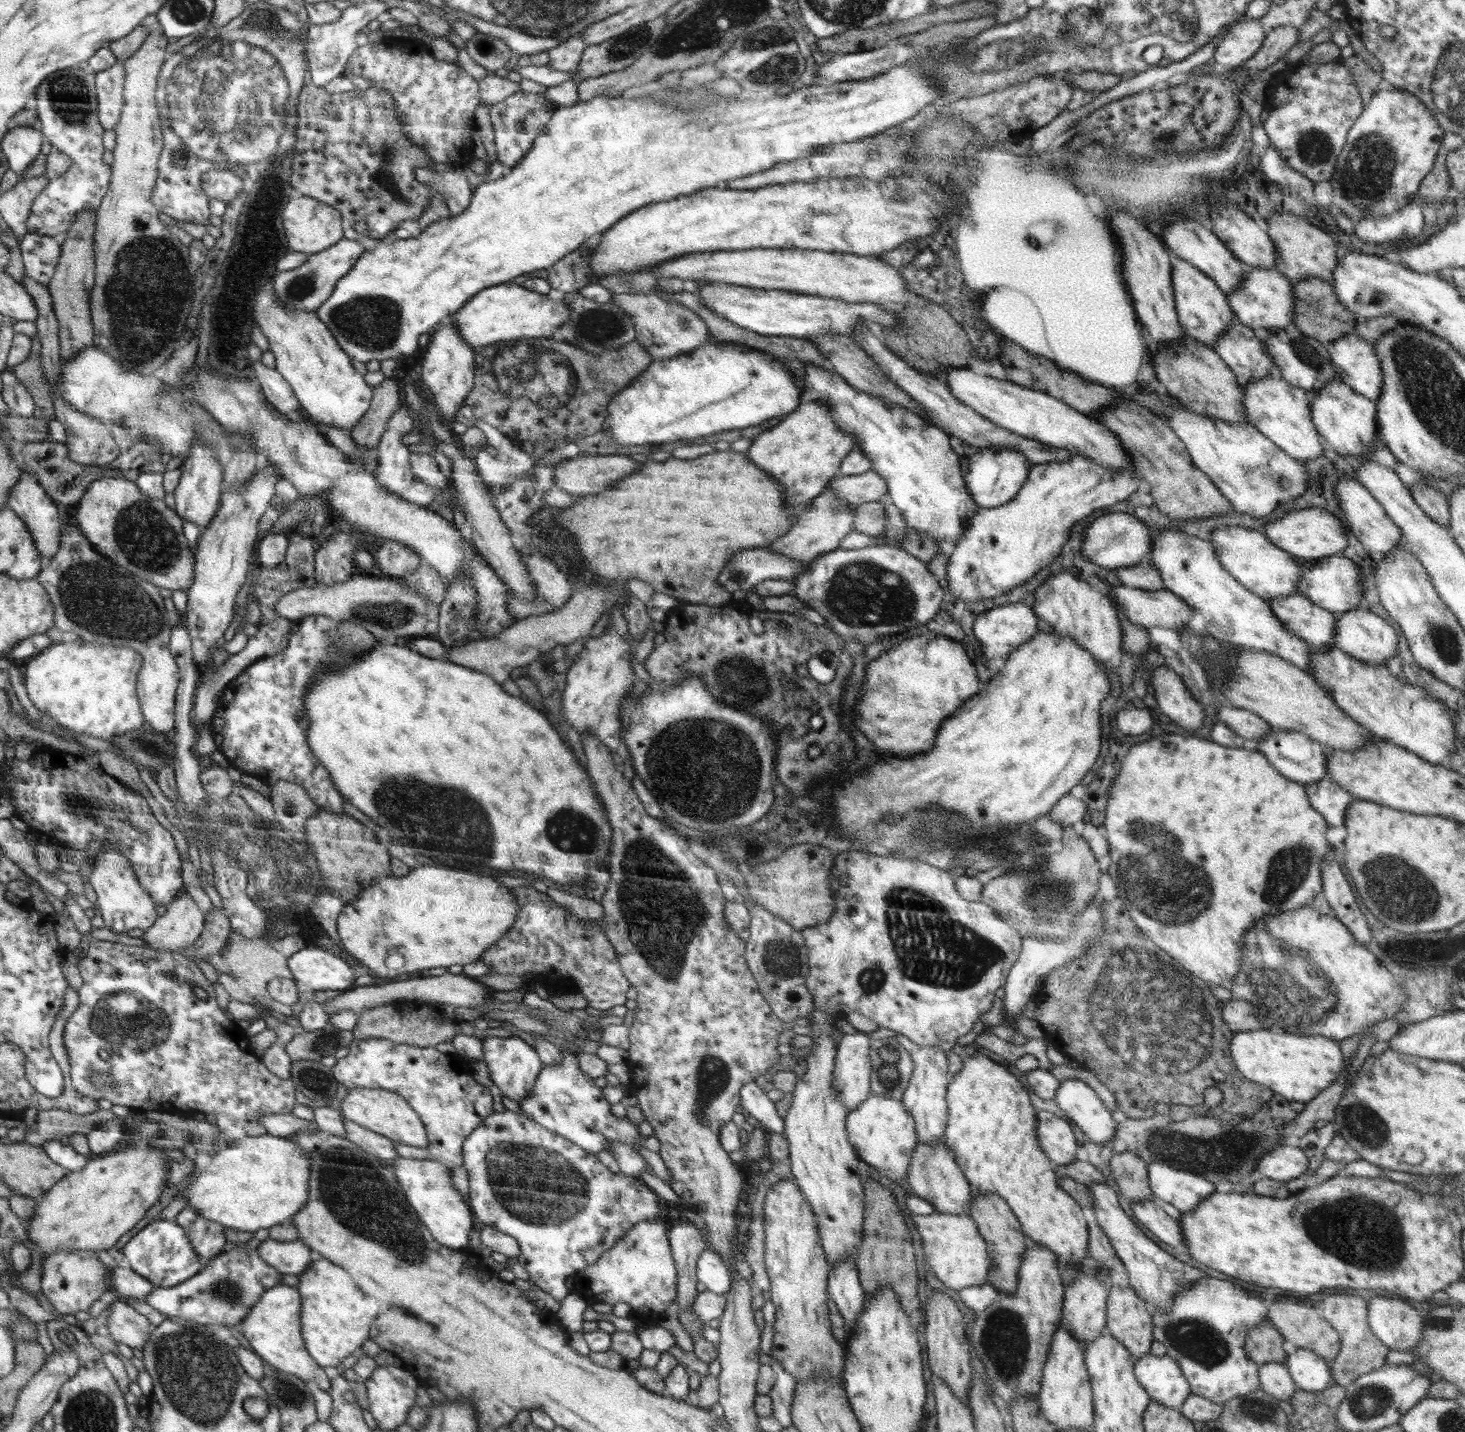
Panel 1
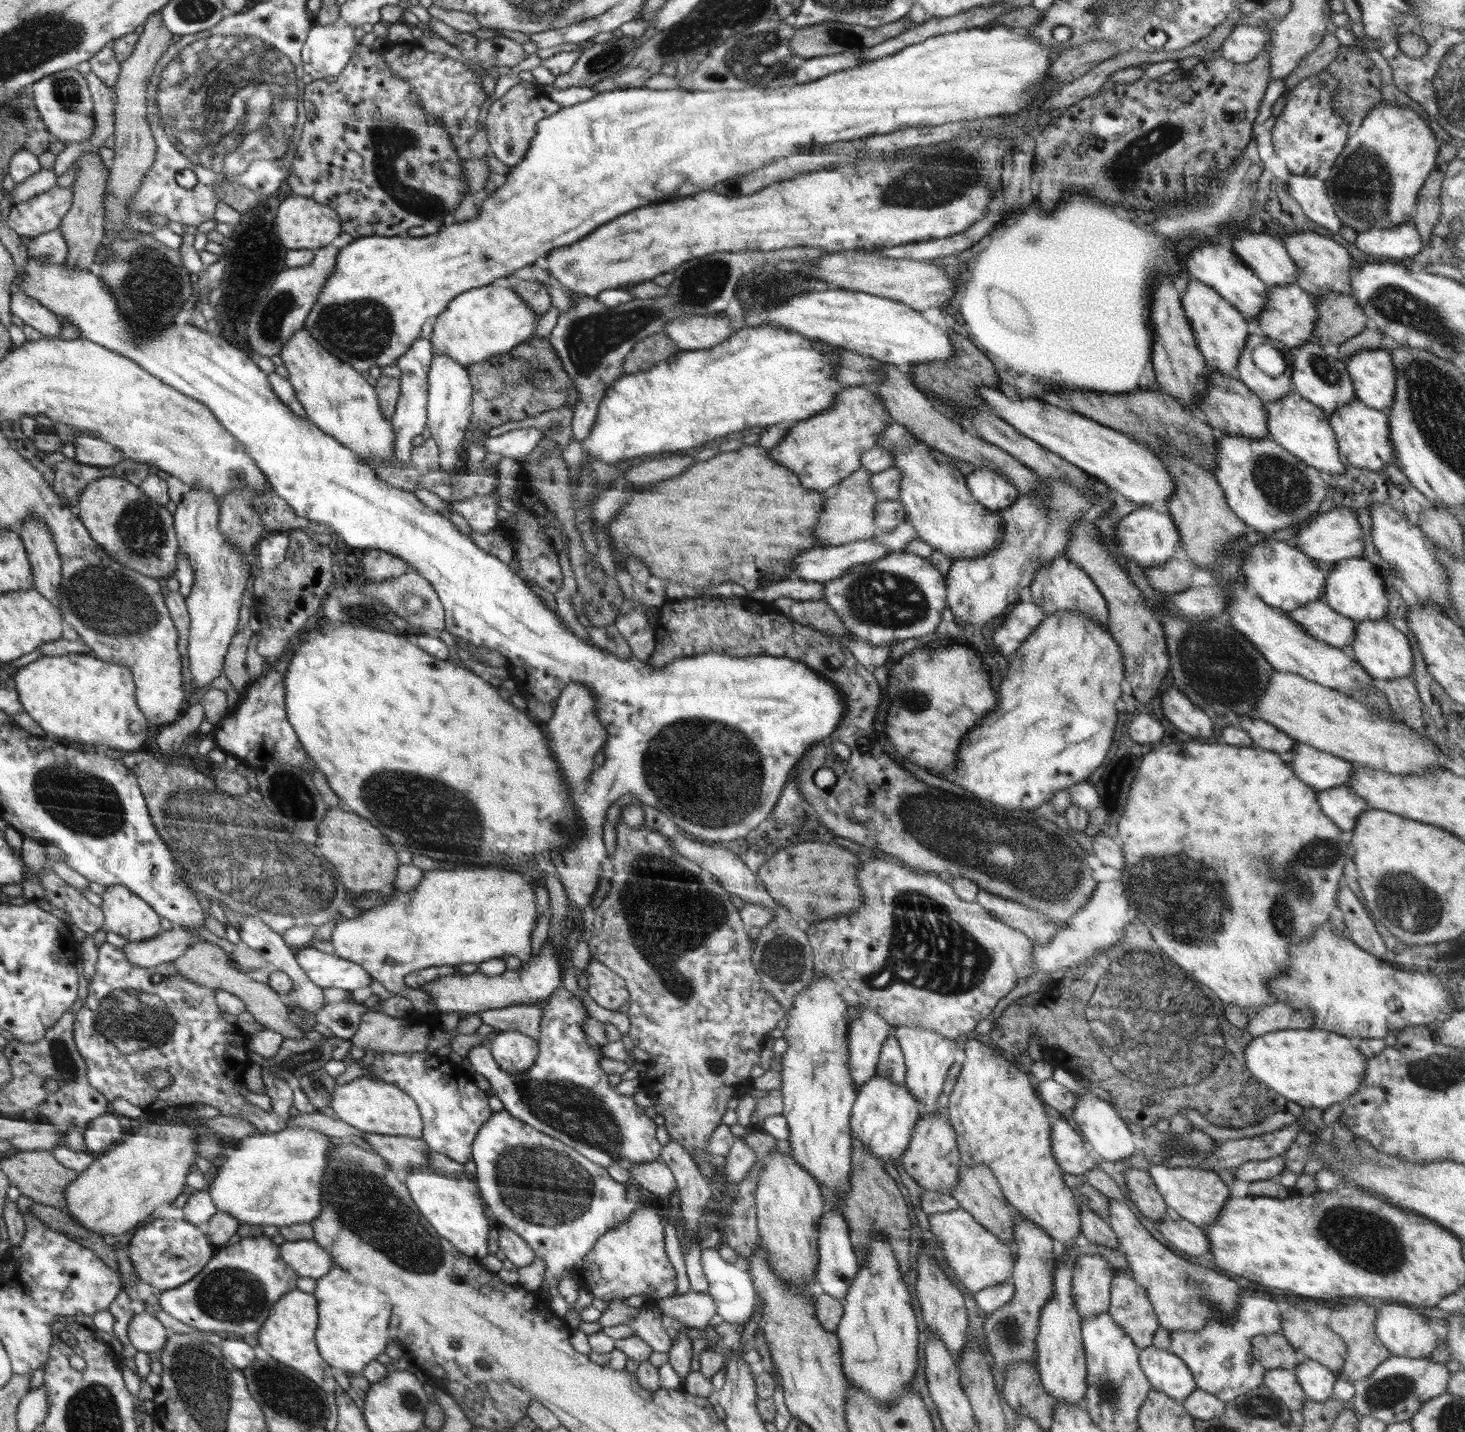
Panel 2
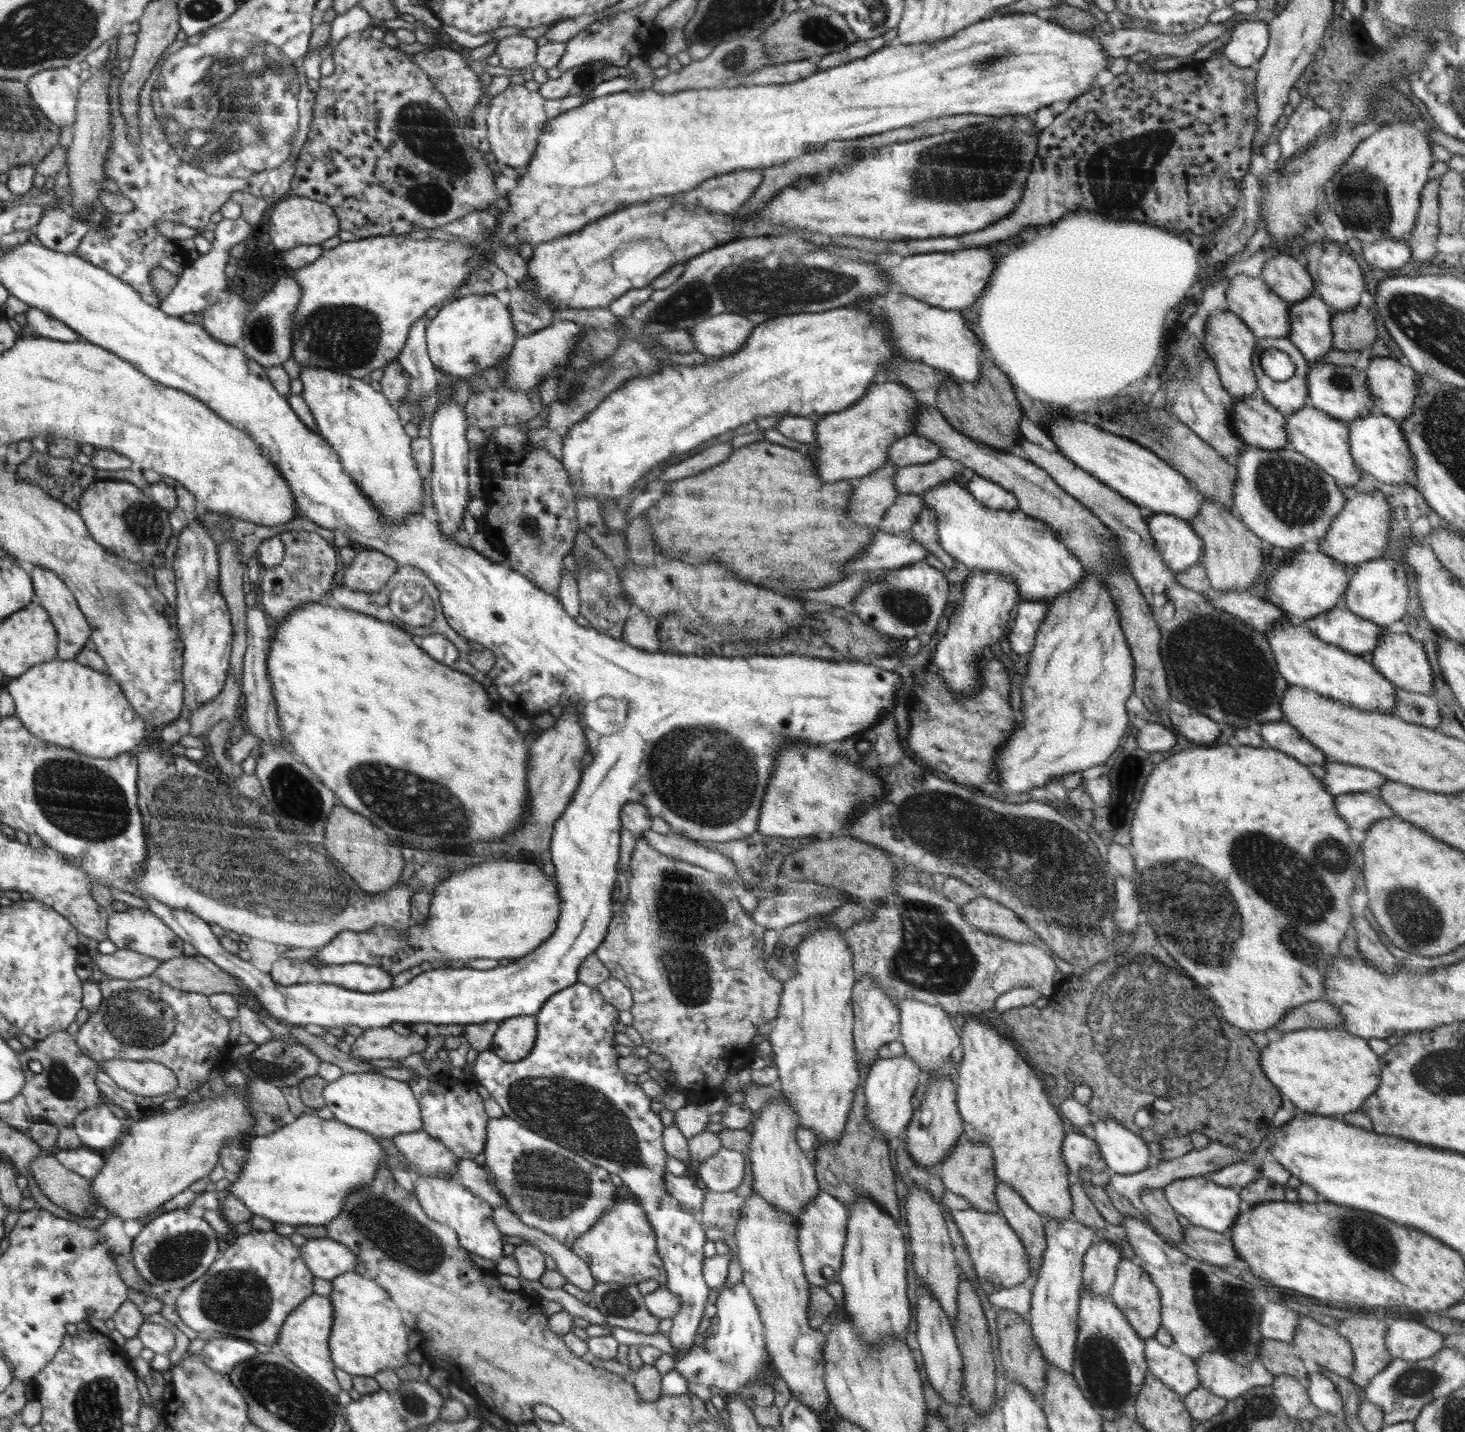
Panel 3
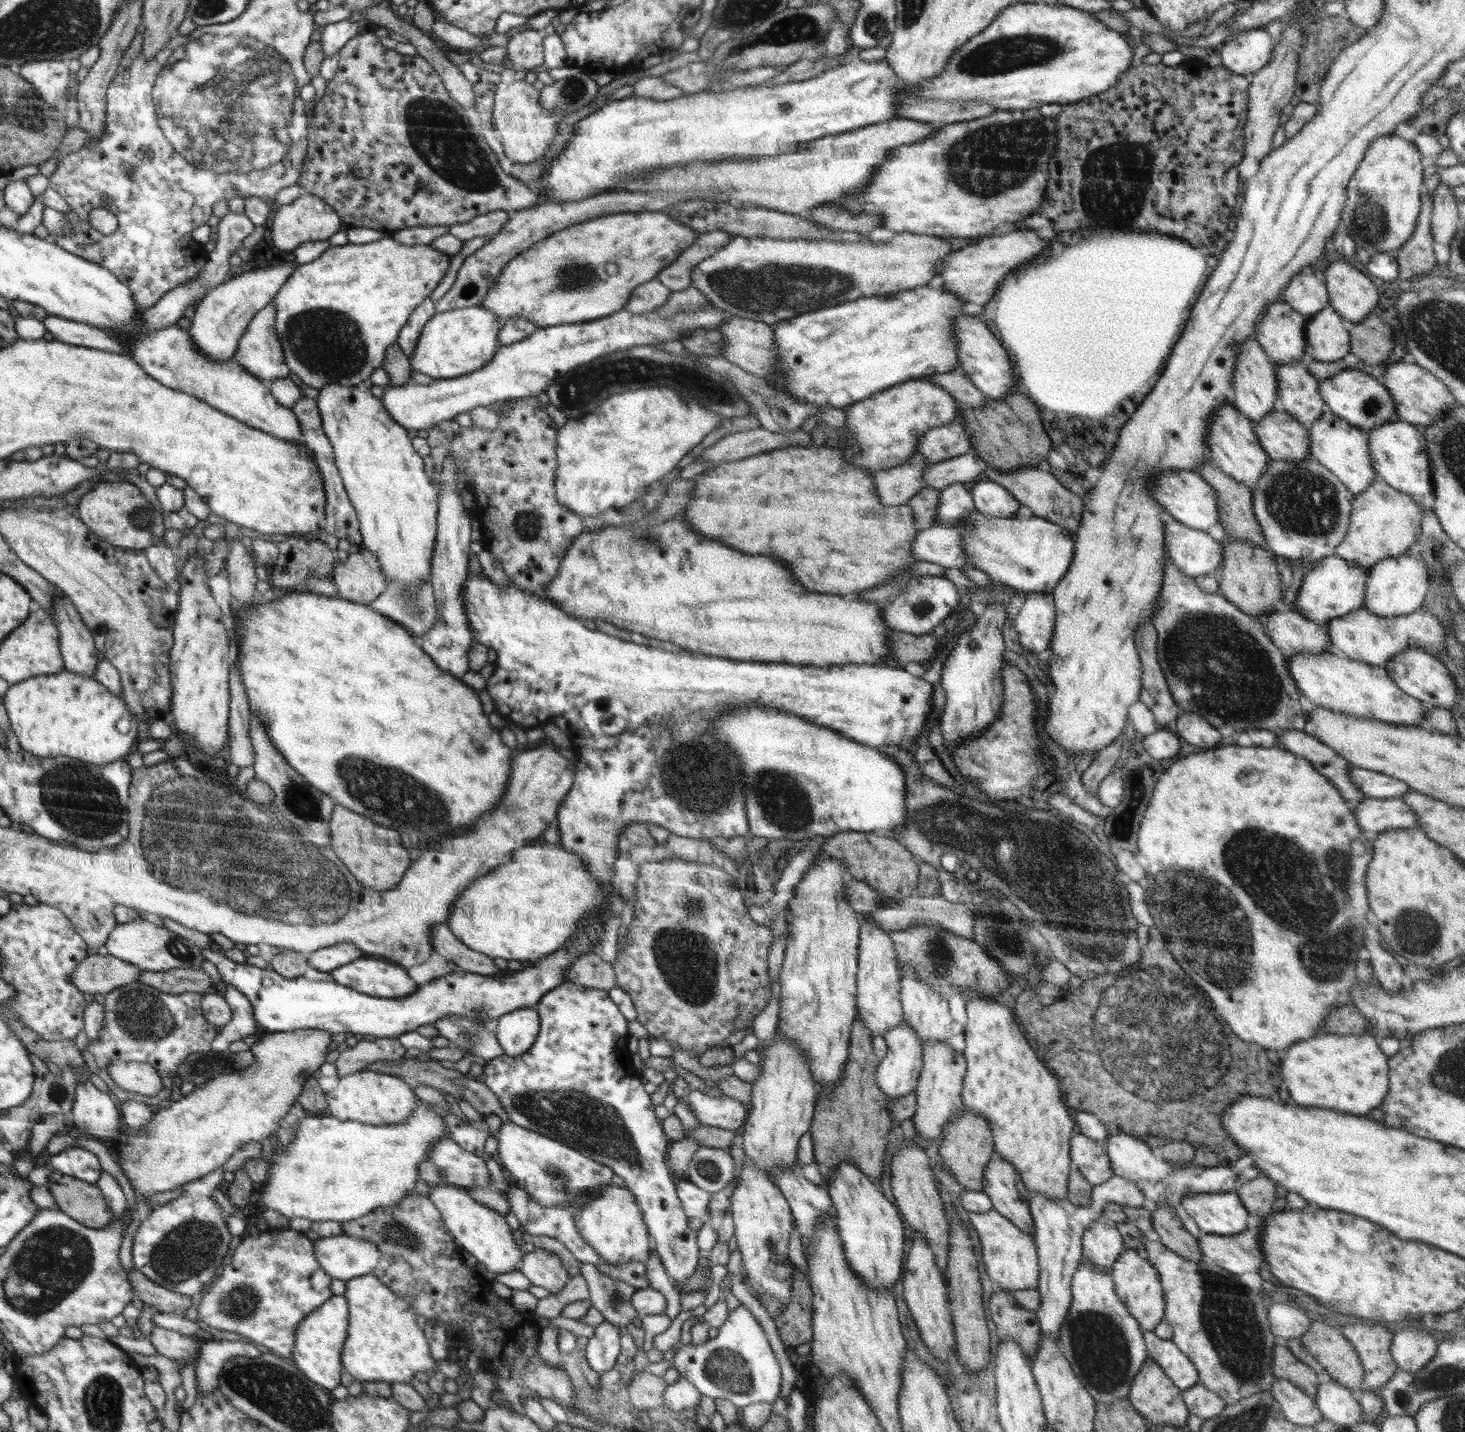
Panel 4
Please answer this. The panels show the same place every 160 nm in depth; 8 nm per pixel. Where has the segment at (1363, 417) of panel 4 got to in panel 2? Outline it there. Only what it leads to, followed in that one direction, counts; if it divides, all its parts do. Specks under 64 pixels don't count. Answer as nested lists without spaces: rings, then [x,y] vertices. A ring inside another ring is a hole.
[[[1306,341],[1288,349],[1287,354],[1292,368],[1291,383],[1294,390],[1312,404],[1323,408],[1326,414],[1330,415],[1339,406],[1357,398],[1343,360],[1336,360],[1336,358],[1326,354],[1319,345],[1311,341]]]

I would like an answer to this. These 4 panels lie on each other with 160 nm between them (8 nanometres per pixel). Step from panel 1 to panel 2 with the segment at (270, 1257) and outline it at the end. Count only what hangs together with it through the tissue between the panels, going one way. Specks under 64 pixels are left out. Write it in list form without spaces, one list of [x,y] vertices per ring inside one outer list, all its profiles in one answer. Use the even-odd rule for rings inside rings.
[[[314,1238],[286,1241],[279,1245],[282,1261],[299,1277],[320,1279],[336,1266],[334,1258]]]

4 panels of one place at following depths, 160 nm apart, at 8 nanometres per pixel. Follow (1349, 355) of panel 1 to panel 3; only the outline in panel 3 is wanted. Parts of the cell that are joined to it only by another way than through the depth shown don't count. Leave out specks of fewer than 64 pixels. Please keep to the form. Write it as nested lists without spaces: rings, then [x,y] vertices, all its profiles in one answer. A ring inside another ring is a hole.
[[[1375,357],[1365,369],[1367,387],[1377,412],[1397,421],[1410,414],[1420,374],[1394,357]]]

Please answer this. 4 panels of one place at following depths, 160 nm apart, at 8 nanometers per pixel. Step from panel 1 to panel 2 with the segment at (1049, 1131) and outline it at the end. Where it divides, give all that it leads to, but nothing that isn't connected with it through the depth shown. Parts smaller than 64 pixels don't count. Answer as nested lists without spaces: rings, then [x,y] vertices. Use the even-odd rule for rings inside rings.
[[[1065,1117],[1052,1122],[1052,1153],[1064,1173],[1078,1176],[1094,1168],[1100,1169],[1098,1162],[1089,1156],[1084,1147],[1086,1140],[1067,1124]]]

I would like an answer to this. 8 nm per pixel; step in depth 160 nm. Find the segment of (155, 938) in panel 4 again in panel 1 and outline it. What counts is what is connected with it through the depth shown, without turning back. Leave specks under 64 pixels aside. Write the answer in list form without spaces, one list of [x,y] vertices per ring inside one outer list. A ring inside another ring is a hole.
[[[118,849],[101,850],[95,858],[88,882],[96,892],[96,902],[104,919],[104,926],[110,932],[128,933],[133,929],[146,931],[157,922],[159,914],[156,912],[156,901],[152,900],[150,892],[142,888],[141,881],[135,875],[133,864]]]

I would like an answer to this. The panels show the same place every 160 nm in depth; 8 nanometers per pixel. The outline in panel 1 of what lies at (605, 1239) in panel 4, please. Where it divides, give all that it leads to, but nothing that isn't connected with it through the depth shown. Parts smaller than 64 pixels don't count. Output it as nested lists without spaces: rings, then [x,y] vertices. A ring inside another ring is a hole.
[[[643,1220],[626,1232],[621,1240],[596,1263],[580,1272],[580,1293],[590,1303],[617,1302],[630,1304],[642,1317],[654,1312],[663,1316],[664,1311],[677,1298],[677,1271],[671,1253],[666,1226],[655,1220]]]

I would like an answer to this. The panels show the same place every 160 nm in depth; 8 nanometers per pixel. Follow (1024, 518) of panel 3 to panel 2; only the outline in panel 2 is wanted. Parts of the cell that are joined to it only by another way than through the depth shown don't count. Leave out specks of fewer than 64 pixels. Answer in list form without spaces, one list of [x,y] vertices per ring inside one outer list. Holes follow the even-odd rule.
[[[890,421],[887,432],[881,434],[880,447],[890,451],[893,456],[893,466],[900,469],[901,489],[897,500],[902,503],[909,522],[918,533],[921,540],[934,549],[940,550],[953,561],[958,559],[973,559],[995,549],[1003,535],[1002,517],[980,504],[970,492],[966,476],[960,473],[958,467],[952,462],[950,456],[928,448],[921,440],[918,440],[908,429],[900,423]],[[1065,554],[1055,556],[1038,569],[1030,585],[1033,603],[1037,604],[1046,615],[1055,612],[1077,612],[1088,616],[1092,622],[1099,622],[1104,628],[1109,624],[1107,602],[1094,581],[1077,564],[1070,561]]]

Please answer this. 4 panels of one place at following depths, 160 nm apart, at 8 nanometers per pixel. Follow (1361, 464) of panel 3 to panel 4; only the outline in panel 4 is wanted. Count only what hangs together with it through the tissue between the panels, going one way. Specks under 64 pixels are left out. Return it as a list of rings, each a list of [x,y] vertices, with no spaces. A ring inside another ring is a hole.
[[[1392,420],[1370,429],[1369,448],[1370,459],[1377,479],[1387,482],[1392,488],[1408,494],[1432,494],[1433,482],[1428,455],[1426,455],[1425,426],[1414,425],[1400,420]]]

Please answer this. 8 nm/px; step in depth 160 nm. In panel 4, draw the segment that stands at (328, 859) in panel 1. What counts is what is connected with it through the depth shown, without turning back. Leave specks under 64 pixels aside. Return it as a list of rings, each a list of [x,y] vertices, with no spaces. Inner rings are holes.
[[[335,803],[329,822],[330,836],[332,836],[329,848],[337,852],[338,856],[342,856],[346,868],[350,868],[350,872],[354,872],[354,876],[357,876],[366,887],[389,891],[401,882],[400,878],[405,876],[404,872],[411,867],[410,858],[406,848],[400,844],[398,832],[386,828],[385,825],[378,826],[374,822],[376,821],[370,820],[369,817],[360,816]]]

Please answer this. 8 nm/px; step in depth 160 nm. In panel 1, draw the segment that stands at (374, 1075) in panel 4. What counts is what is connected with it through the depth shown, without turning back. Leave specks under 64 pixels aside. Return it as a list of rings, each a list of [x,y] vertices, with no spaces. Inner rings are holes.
[[[355,1088],[349,1091],[340,1106],[342,1116],[354,1121],[354,1124],[386,1136],[396,1143],[418,1146],[424,1149],[428,1148],[428,1133],[424,1121],[418,1116],[418,1113],[414,1112],[413,1107],[405,1097],[396,1092],[382,1088]]]

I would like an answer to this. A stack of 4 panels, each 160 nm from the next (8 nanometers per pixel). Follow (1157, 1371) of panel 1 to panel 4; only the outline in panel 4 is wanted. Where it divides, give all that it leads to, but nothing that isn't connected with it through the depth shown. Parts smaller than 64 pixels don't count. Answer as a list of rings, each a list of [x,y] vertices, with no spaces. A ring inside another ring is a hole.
[[[1143,1331],[1143,1337],[1147,1356],[1162,1367],[1166,1376],[1181,1391],[1200,1382],[1194,1363],[1171,1340],[1158,1338],[1153,1331]]]

